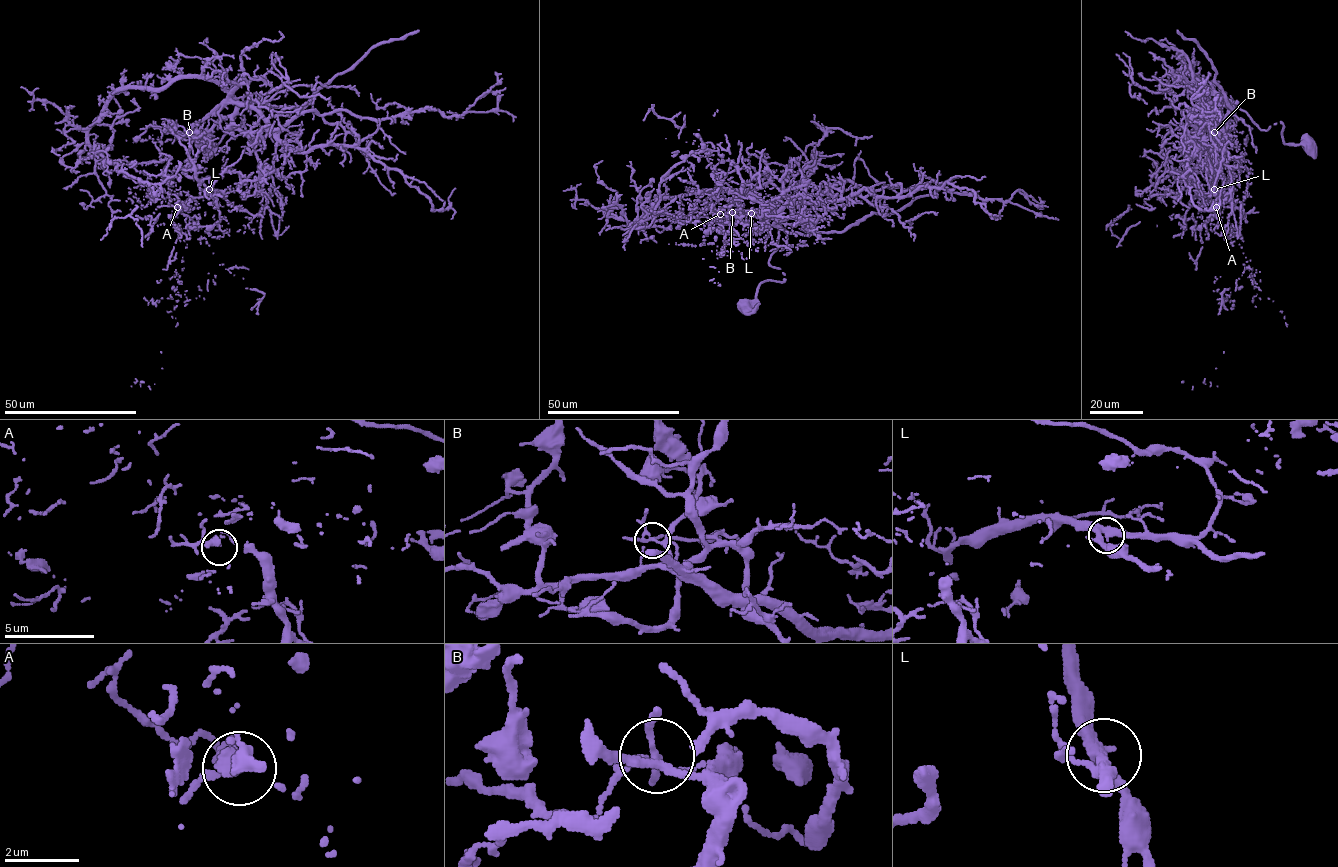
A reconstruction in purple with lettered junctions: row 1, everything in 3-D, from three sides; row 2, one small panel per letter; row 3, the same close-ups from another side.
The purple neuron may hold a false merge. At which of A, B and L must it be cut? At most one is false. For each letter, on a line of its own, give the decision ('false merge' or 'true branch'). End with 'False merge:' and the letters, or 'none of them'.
A: true branch
B: false merge
L: true branch
False merge: B

